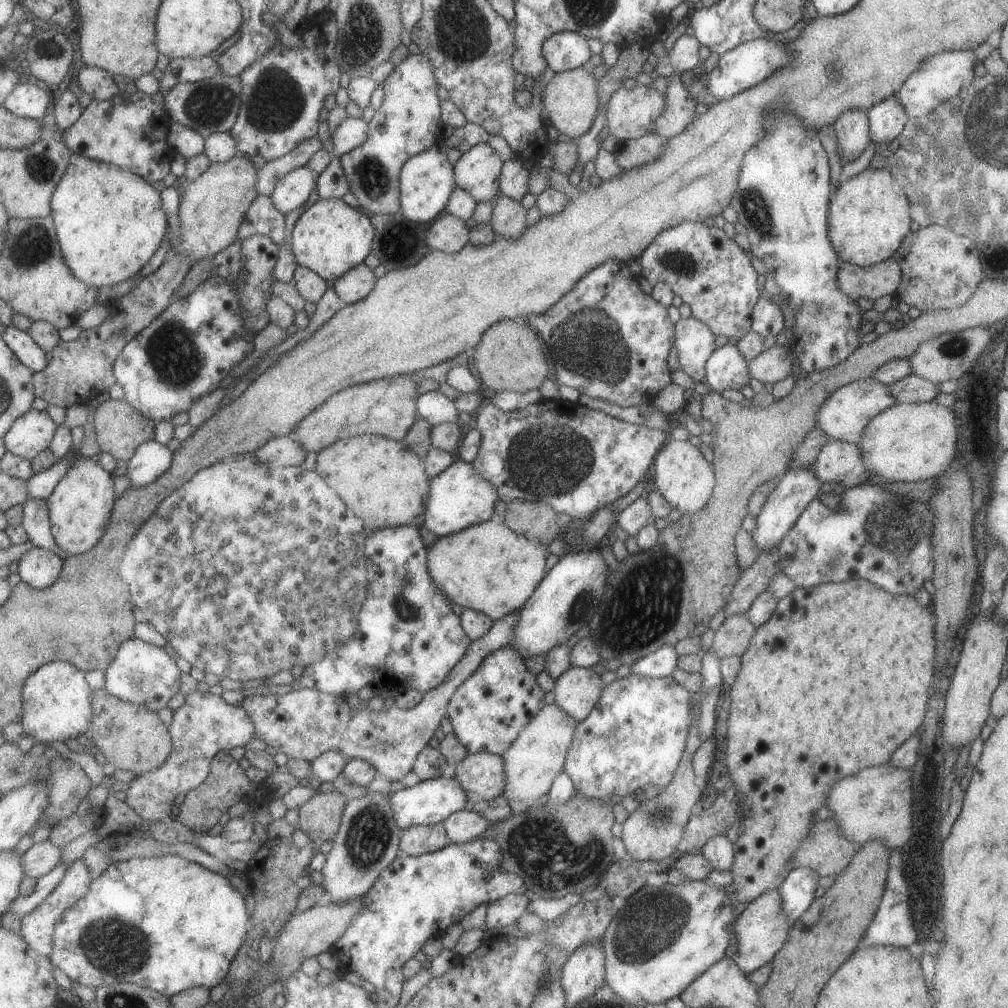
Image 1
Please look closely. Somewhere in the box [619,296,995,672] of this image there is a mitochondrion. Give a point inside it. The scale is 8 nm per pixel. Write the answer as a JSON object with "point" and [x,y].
{"point":[893,529]}

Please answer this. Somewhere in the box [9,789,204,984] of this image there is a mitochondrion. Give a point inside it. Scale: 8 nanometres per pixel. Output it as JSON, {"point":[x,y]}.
{"point":[115,947]}

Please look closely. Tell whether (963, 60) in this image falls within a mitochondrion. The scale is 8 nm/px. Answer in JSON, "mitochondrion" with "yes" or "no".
{"mitochondrion":"no"}

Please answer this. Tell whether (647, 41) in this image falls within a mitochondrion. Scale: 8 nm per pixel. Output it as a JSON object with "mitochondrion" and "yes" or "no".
{"mitochondrion":"no"}

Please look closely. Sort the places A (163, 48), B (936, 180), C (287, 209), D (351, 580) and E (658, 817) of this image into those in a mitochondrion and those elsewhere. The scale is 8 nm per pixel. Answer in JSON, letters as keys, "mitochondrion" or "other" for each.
{"A":"other","B":"mitochondrion","C":"other","D":"mitochondrion","E":"mitochondrion"}

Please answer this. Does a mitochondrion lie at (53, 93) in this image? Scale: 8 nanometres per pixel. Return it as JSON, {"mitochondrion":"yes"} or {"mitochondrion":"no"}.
{"mitochondrion":"no"}

